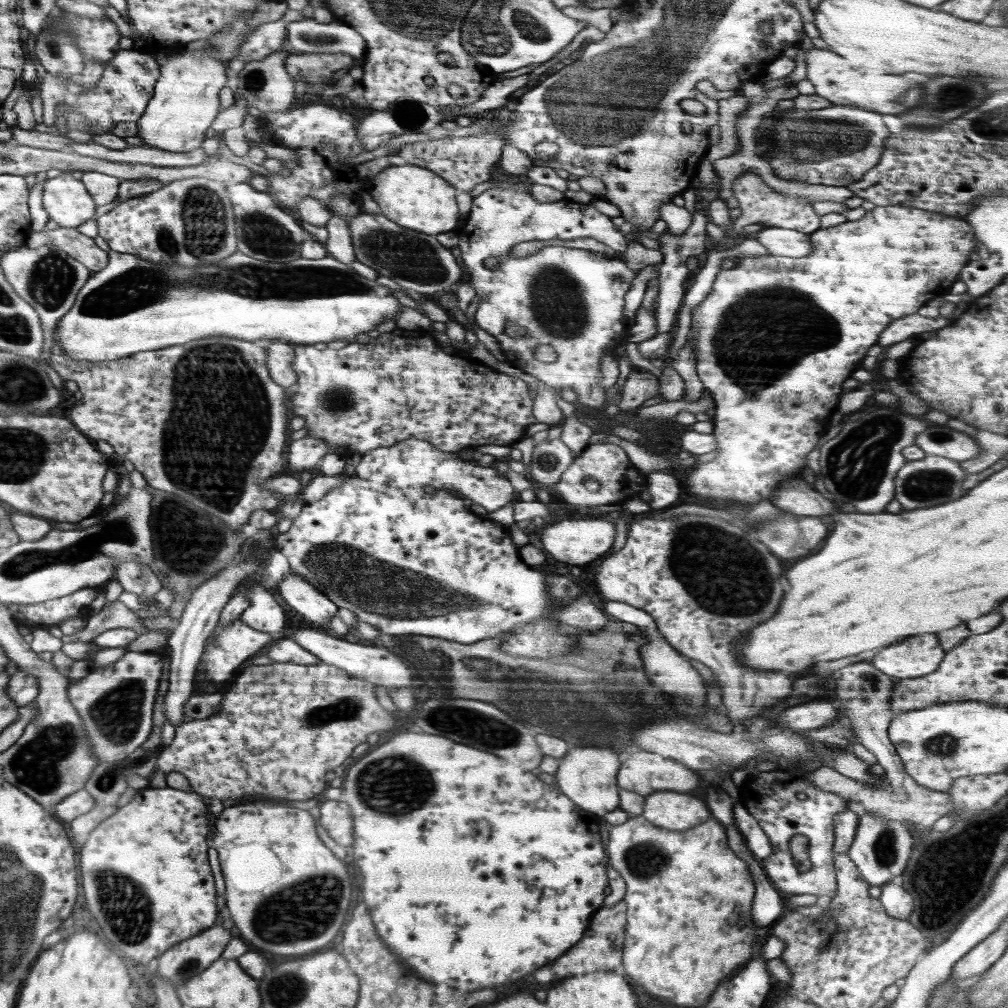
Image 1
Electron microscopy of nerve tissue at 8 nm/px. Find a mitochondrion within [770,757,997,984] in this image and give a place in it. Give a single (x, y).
(941, 895)

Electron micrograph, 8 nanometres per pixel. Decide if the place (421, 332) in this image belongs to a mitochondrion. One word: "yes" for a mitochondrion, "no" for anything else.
no

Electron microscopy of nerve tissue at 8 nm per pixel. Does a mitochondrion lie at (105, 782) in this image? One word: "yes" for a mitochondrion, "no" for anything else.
yes

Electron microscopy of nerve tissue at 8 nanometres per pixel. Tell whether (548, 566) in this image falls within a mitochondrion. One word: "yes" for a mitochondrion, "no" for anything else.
no

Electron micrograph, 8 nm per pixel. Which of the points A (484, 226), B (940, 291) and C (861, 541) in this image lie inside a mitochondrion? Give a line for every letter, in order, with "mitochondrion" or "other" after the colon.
A: other
B: other
C: other

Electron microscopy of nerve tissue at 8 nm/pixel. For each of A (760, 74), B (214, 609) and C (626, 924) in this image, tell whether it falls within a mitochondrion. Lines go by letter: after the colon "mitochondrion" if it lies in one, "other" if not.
A: other
B: other
C: other

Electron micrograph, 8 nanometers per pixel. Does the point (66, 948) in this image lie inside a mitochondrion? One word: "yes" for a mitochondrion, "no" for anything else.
no

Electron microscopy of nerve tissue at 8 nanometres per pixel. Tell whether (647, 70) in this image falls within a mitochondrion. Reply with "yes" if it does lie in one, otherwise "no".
yes

